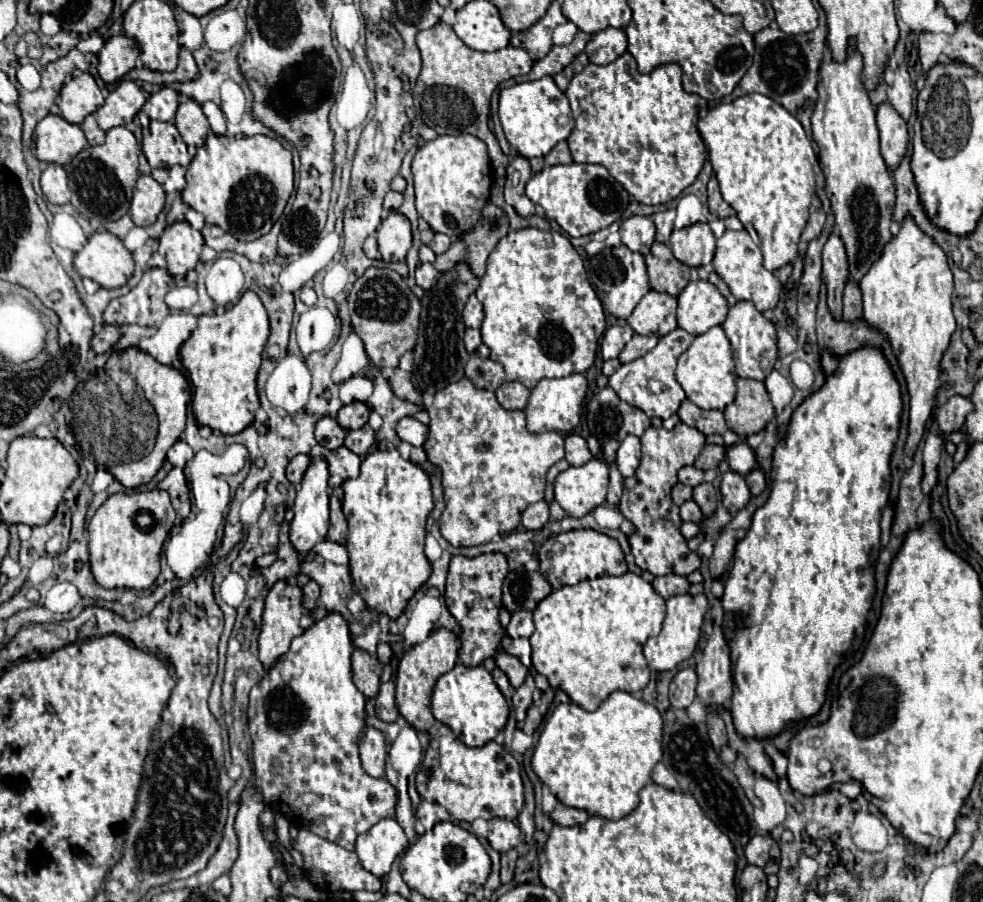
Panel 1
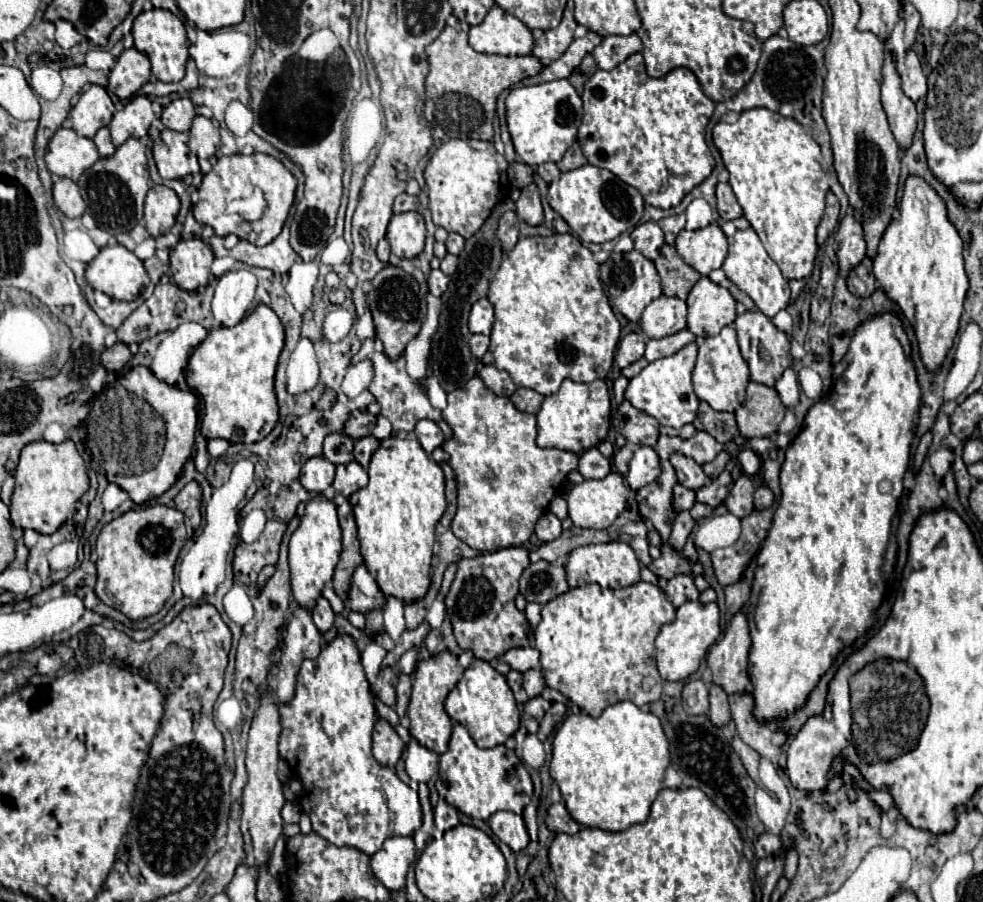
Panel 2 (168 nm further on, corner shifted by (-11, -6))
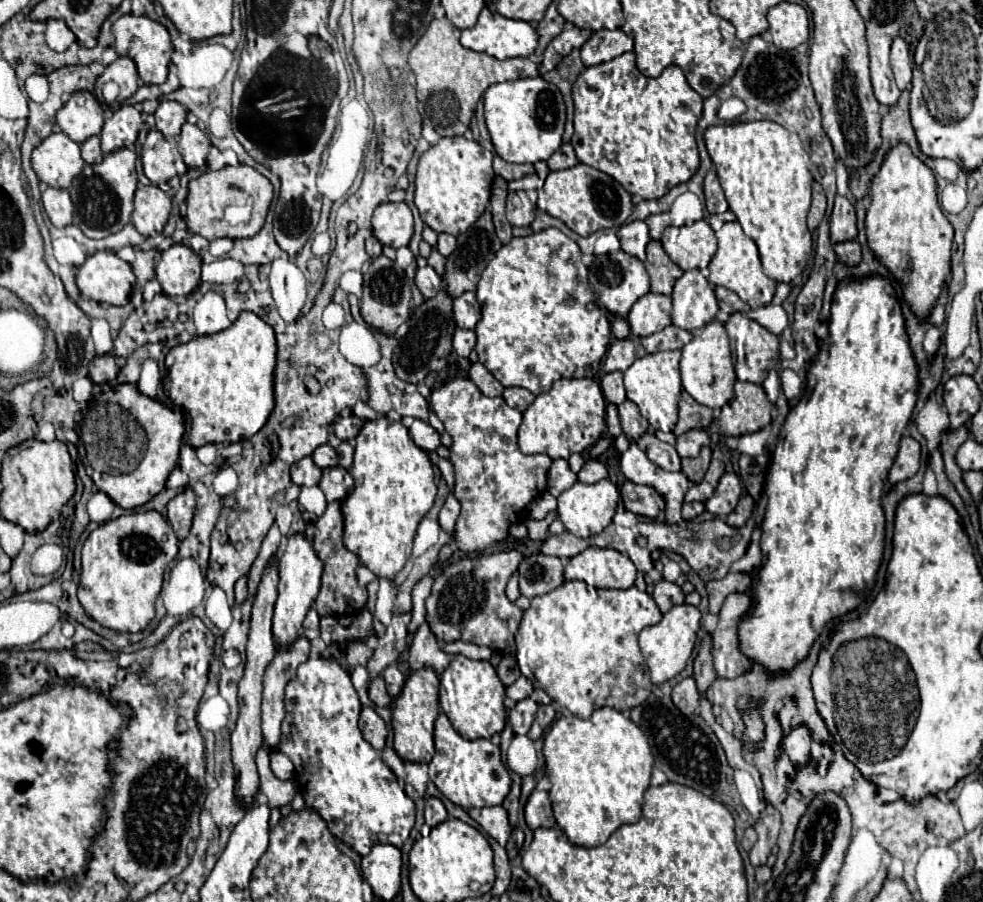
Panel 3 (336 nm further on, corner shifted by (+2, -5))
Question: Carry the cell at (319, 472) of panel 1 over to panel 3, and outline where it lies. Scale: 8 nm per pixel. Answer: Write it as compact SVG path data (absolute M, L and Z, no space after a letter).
M305 531L293 533L287 541L283 557L279 559L279 597L273 615L273 635L277 639L277 645L287 645L301 633L307 609L311 607L311 603L319 593L321 573L323 573L323 561L317 557L313 549L313 539L309 539Z

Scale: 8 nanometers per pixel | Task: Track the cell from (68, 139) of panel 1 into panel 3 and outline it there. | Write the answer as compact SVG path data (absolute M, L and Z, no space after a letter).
M51 133L33 149L31 165L41 181L49 187L69 187L73 177L83 169L79 145L65 133Z

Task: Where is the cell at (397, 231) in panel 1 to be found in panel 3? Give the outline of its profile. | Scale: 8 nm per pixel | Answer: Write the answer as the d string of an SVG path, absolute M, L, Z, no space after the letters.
M381 203L373 213L373 233L381 245L407 247L413 235L413 215L405 203Z

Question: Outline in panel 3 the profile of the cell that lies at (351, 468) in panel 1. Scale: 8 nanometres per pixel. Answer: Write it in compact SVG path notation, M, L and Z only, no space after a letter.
M337 467L337 469L343 473L343 481L341 481L341 483L333 483L333 481L331 481L329 469L323 469L323 477L321 477L321 483L319 483L319 487L321 487L321 491L325 493L325 497L327 497L329 503L331 503L331 501L345 499L347 493L349 493L351 487L353 487L353 477L349 475L349 471L343 469L343 467Z

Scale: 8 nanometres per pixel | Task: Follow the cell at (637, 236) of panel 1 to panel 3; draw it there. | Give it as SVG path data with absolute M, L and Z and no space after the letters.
M631 221L627 225L623 225L617 231L617 237L621 241L621 249L637 259L645 259L645 247L651 241L649 237L649 229L645 225L645 221Z

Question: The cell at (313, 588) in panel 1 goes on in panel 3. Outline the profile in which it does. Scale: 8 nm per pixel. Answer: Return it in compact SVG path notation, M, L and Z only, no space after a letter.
M315 607L309 609L305 621L303 621L303 635L307 639L315 639L319 637L319 613L315 611Z

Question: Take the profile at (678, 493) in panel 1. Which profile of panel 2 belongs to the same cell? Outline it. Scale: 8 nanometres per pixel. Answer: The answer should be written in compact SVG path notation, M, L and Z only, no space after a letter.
M680 484L674 486L674 496L672 496L672 506L676 512L682 512L682 510L690 510L692 504L696 502L696 496L694 496L694 490L688 490Z

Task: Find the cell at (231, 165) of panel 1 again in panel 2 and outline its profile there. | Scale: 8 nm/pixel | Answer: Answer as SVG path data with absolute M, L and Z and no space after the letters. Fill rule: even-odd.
M266 154L220 156L218 162L212 166L212 170L208 174L204 174L202 184L198 188L200 202L194 206L192 212L194 212L194 218L200 224L210 226L216 232L216 236L228 236L232 232L238 238L252 242L254 246L266 246L280 234L282 224L284 224L284 220L290 212L290 206L294 202L294 192L296 192L296 178L284 168L282 162L278 162L272 156L266 156ZM256 188L262 190L262 194L268 202L266 210L262 212L262 216L258 220L248 222L248 220L244 220L242 214L228 210L228 206L232 202L236 202L238 198L250 196L252 192L256 192Z

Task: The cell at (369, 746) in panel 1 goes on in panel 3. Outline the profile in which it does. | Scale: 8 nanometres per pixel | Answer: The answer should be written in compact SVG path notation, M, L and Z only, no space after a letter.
M365 707L361 711L359 729L361 729L365 741L369 741L375 751L383 751L385 739L387 739L387 725L385 725L385 721L373 709Z

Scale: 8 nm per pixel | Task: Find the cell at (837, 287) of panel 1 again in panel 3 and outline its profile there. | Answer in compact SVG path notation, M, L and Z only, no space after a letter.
M837 195L831 215L831 243L853 241L855 237L857 237L855 207L845 197Z

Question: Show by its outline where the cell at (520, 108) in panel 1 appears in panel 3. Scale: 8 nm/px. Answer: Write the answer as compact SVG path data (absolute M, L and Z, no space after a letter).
M543 77L495 83L485 91L485 123L489 127L495 153L509 163L547 161L561 147L565 119L563 95Z

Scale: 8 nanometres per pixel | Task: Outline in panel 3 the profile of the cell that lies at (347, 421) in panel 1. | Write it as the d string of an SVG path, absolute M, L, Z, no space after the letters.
M349 415L349 417L341 417L341 419L335 421L333 433L341 441L351 441L351 439L357 437L361 427L363 427L363 421L359 417L355 417L355 415Z

